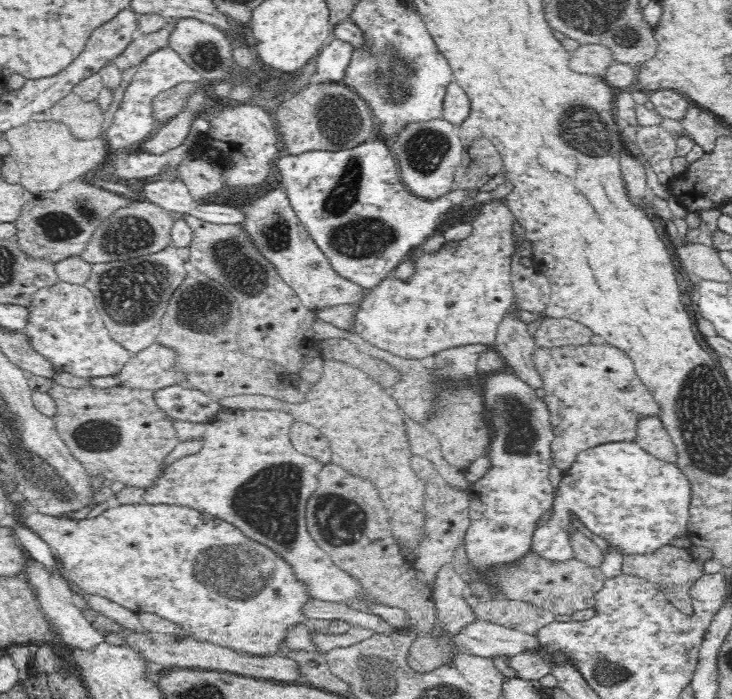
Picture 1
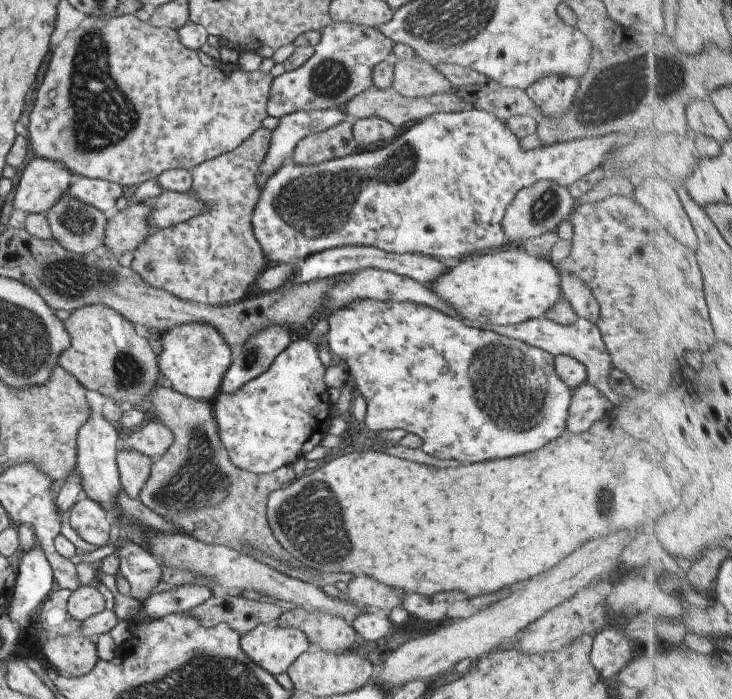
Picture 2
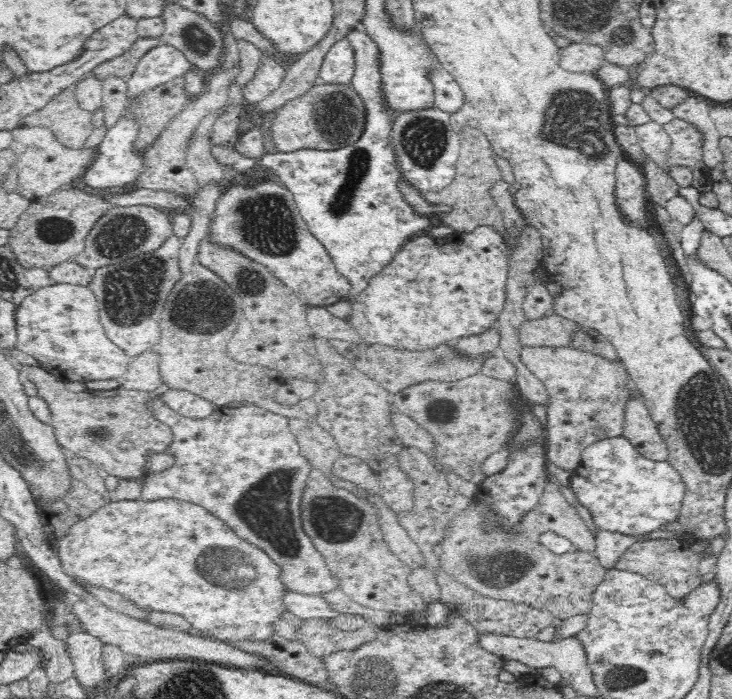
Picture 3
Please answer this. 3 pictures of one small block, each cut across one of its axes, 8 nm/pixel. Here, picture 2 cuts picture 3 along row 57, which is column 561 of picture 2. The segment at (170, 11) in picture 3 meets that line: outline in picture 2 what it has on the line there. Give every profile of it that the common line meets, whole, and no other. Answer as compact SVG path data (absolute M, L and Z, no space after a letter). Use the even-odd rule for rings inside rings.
M539 180L539 182L534 182L531 186L520 188L507 205L503 220L501 220L501 228L503 229L503 234L505 234L505 240L514 245L520 240L555 231L559 222L567 219L569 214L571 214L575 204L576 200L569 196L567 187L557 186L553 182Z

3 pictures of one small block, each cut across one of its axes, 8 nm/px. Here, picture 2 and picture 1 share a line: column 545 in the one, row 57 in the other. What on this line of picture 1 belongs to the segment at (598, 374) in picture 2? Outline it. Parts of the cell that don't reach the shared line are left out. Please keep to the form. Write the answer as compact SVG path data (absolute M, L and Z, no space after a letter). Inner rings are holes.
M332 38L321 48L317 58L318 76L329 80L330 83L342 83L344 81L344 69L355 48L348 42L338 38Z

